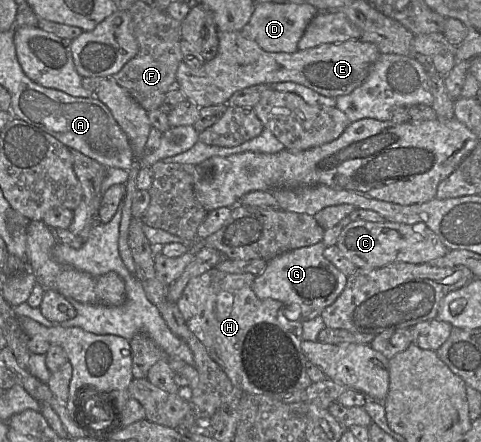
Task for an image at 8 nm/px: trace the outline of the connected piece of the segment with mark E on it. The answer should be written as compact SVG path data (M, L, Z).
M218 31L216 56L204 61L199 68L190 68L181 62L176 72L176 85L197 106L225 104L236 91L253 85L272 85L295 82L326 97L348 95L368 77L372 65L380 55L378 48L360 39L351 39L294 53L264 51L255 41L236 31Z

